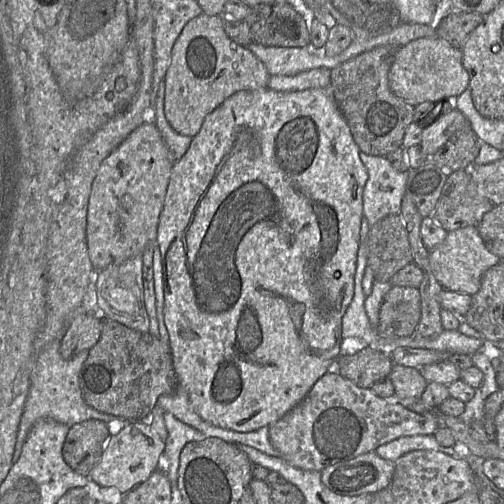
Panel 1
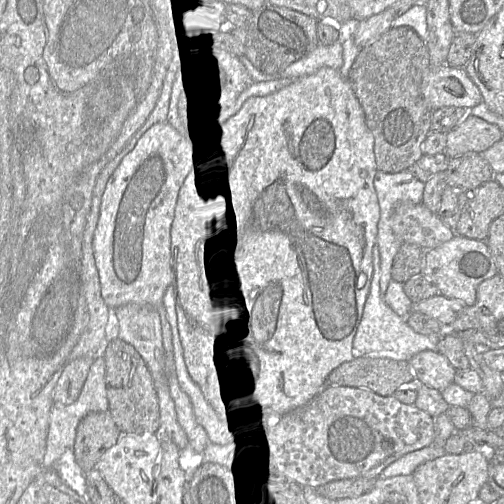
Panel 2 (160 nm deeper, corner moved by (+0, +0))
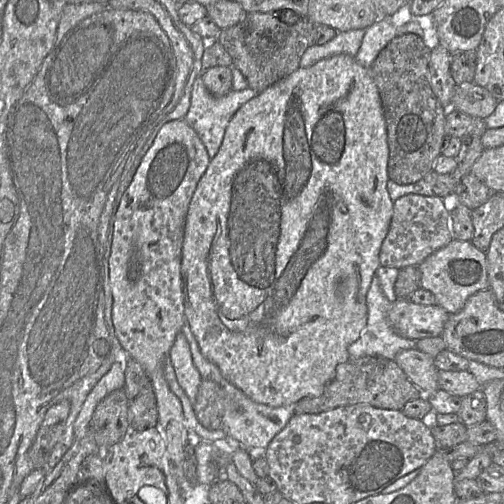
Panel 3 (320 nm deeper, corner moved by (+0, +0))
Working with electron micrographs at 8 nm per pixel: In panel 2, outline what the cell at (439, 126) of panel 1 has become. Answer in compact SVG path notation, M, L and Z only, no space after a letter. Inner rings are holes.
M468 114L455 129L447 133L444 154L449 159L470 152L482 154L502 138L496 125Z

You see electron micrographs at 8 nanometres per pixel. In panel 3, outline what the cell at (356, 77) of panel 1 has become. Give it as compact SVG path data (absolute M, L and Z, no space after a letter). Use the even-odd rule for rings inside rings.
M415 33L395 36L378 54L369 70L377 85L387 126L388 177L400 185L423 180L441 155L445 138L445 109L429 83L431 49Z

